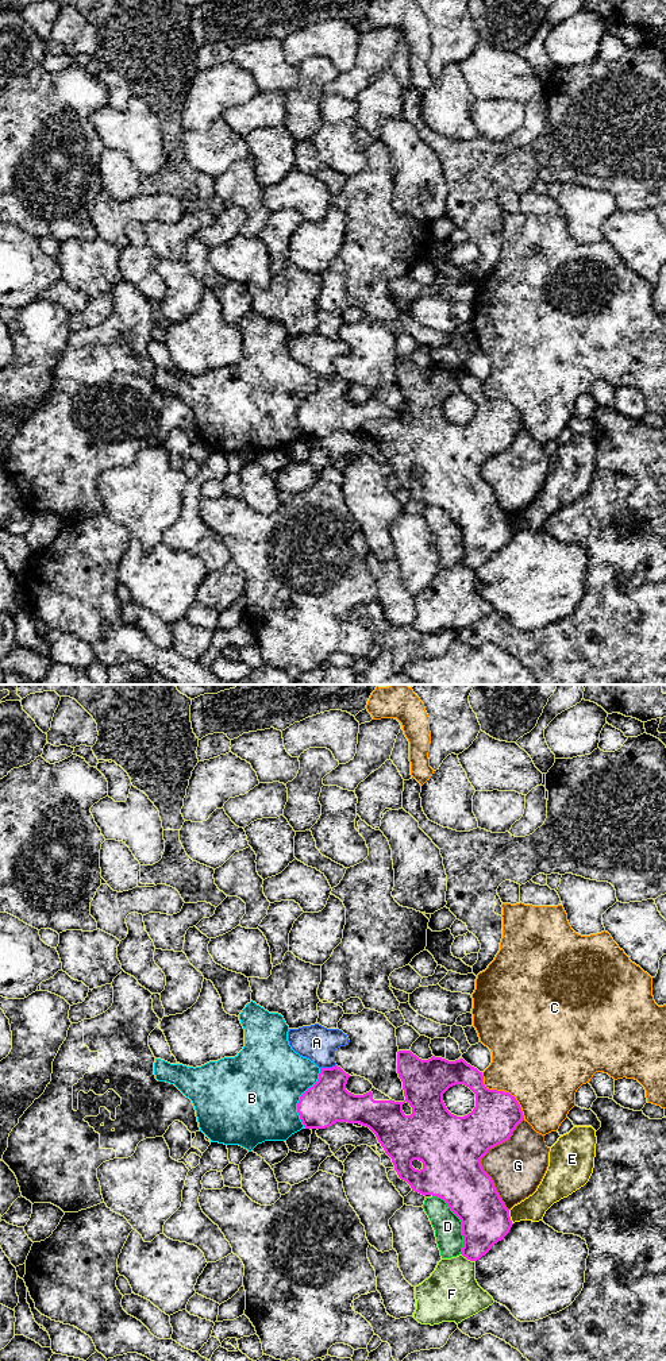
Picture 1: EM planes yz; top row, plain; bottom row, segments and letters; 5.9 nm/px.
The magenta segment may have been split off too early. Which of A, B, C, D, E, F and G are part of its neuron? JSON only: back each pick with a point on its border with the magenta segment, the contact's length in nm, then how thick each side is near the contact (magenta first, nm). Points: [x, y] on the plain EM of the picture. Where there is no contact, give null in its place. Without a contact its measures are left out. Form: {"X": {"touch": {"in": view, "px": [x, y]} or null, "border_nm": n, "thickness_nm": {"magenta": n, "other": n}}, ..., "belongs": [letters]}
{"belongs": []}

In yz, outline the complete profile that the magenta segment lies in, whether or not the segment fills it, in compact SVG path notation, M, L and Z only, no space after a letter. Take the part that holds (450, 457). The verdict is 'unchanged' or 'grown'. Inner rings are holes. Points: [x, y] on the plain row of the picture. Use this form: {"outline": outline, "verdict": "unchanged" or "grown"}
{"outline": "M399 359L397 382L403 390L404 410L394 410L374 396L363 404L354 404L346 398L350 383L340 375L320 377L317 390L297 412L300 428L305 437L326 437L336 431L369 436L392 467L399 486L415 501L443 508L461 528L461 563L477 570L504 548L513 533L481 467L489 458L509 448L524 428L521 416L509 401L486 397L482 381L463 367L449 370L432 365L421 369L411 359ZM455 393L463 393L476 402L476 416L465 425L451 423L443 410L443 402Z", "verdict": "grown"}

